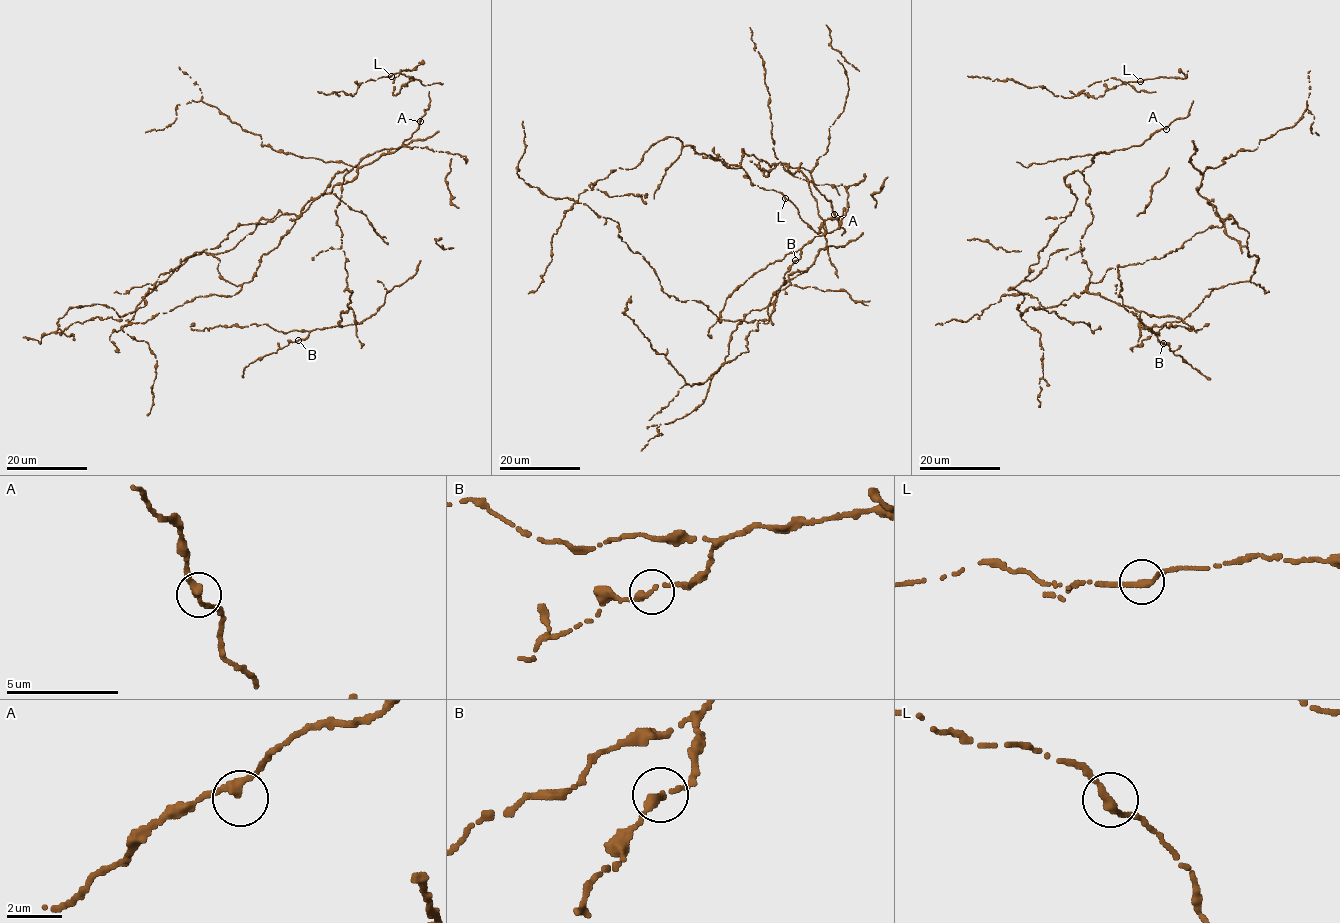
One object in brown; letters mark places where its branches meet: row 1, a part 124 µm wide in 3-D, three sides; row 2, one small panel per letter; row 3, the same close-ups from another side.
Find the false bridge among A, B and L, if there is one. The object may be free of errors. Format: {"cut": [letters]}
{"cut": []}

